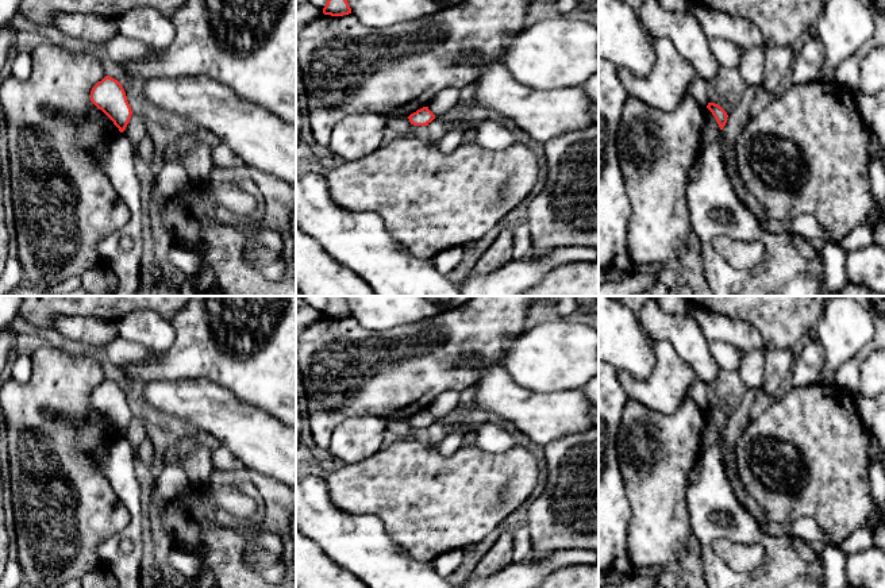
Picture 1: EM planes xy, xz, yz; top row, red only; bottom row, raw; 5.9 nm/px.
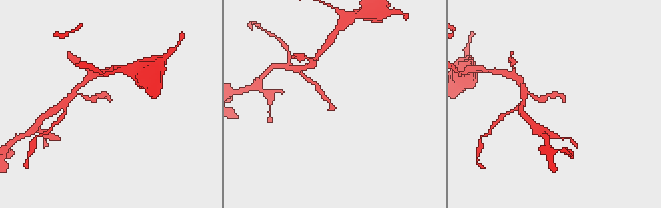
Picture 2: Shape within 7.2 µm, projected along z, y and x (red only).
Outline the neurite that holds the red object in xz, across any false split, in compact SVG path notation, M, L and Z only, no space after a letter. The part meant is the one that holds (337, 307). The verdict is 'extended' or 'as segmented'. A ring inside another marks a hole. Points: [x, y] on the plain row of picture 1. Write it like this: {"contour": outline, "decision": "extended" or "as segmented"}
{"contour": "M328 296L328 303L323 311L324 318L343 319L351 316L351 311L343 296Z", "decision": "as segmented"}

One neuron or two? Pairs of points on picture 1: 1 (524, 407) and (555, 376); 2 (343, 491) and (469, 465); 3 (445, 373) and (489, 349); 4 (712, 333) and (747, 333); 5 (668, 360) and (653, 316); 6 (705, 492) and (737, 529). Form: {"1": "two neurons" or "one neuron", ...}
{"1": "two neurons", "2": "one neuron", "3": "one neuron", "4": "one neuron", "5": "two neurons", "6": "one neuron"}

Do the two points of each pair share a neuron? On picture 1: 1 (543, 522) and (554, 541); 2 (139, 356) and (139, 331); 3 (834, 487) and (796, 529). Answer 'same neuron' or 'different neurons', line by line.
1: same neuron
2: different neurons
3: different neurons

